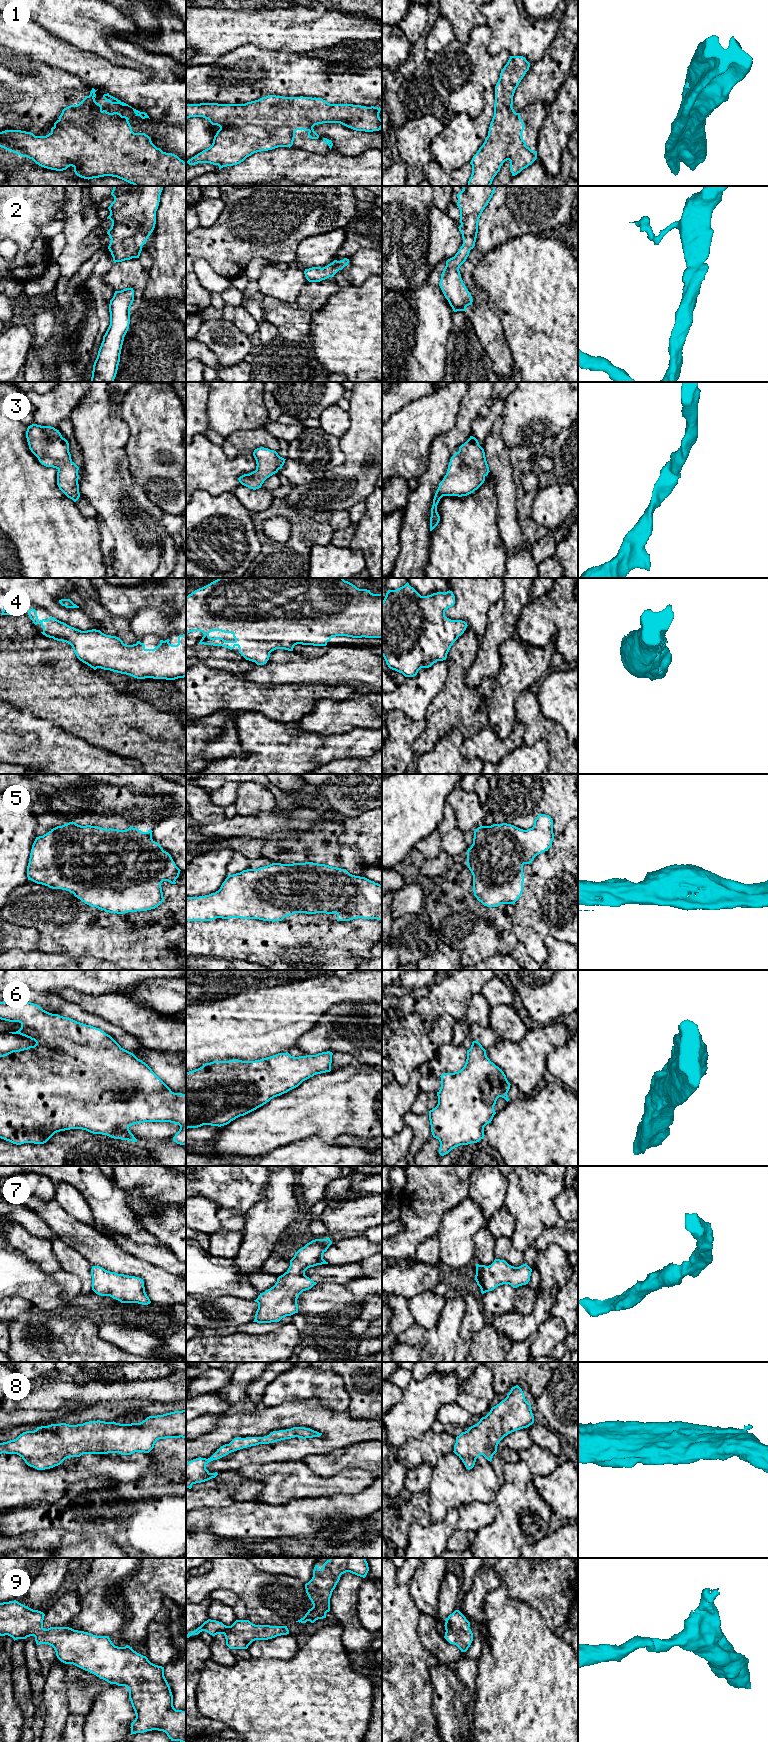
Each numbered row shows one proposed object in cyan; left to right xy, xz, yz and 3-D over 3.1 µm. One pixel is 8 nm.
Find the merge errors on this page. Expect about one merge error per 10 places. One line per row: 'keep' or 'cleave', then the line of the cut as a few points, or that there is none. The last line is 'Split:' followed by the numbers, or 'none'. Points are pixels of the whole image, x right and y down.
1: keep | no cut
2: keep | no cut
3: keep | no cut
4: keep | no cut
5: keep | no cut
6: keep | no cut
7: keep | no cut
8: keep | no cut
9: keep | no cut
Split: none

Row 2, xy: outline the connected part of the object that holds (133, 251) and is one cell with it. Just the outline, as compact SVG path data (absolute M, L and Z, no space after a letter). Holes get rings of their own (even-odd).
M114 186L111 195L114 201L108 207L112 221L108 230L111 241L108 246L114 263L139 258L142 246L146 244L156 224L156 211L163 186Z

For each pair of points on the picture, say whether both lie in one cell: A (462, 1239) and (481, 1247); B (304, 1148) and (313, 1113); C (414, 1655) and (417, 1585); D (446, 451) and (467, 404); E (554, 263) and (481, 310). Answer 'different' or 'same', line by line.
A: different
B: different
C: different
D: same
E: different

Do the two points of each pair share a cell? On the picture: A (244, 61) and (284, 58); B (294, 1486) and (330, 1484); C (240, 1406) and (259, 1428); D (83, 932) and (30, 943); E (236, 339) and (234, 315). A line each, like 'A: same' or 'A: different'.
A: same
B: same
C: different
D: different
E: different

